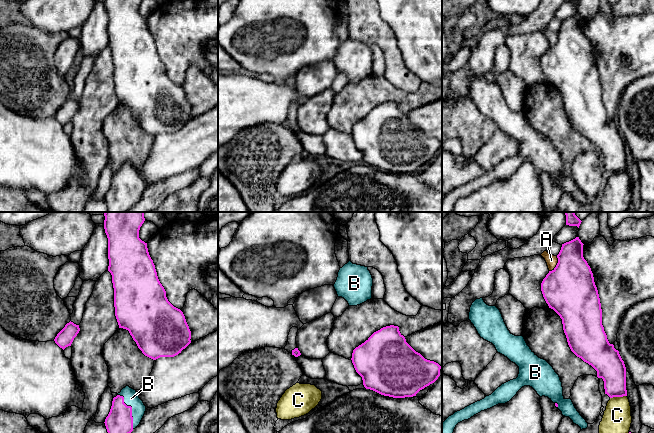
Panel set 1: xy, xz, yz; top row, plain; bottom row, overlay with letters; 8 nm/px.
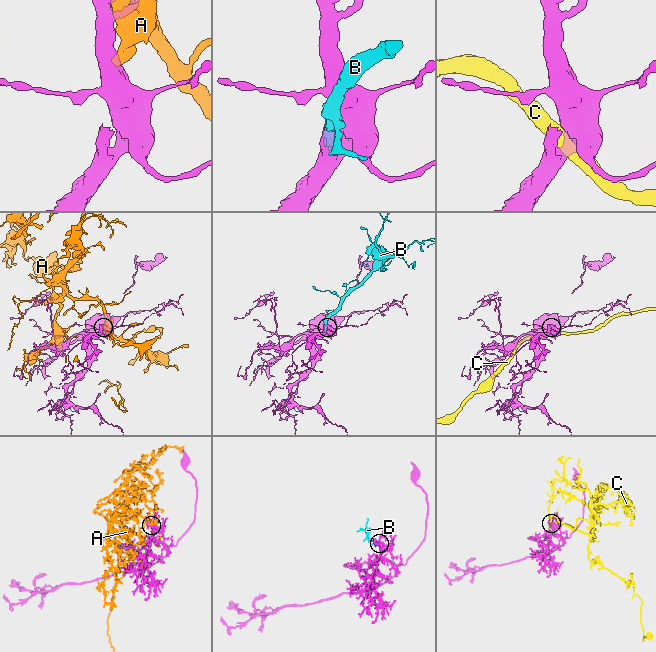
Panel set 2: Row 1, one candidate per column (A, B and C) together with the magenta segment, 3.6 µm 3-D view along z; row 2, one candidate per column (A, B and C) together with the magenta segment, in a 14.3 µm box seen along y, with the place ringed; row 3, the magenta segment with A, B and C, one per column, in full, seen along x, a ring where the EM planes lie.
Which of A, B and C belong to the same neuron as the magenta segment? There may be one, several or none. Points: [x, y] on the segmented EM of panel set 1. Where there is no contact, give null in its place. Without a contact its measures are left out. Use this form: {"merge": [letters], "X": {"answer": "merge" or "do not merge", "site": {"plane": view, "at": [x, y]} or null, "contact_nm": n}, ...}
{"merge": ["B"], "A": {"answer": "do not merge", "site": {"plane": "yz", "at": [557, 264]}, "contact_nm": 140}, "B": {"answer": "merge", "site": {"plane": "xy", "at": [131, 409]}, "contact_nm": 300}, "C": {"answer": "do not merge", "site": {"plane": "yz", "at": [618, 396]}, "contact_nm": 140}}

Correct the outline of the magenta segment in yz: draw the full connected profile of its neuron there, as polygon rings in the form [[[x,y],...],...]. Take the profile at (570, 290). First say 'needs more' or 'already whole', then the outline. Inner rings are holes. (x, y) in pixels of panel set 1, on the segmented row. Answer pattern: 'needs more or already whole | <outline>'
already whole | [[[575,239],[562,244],[556,267],[541,283],[541,291],[549,308],[562,319],[563,330],[571,351],[597,371],[610,398],[627,396],[626,367],[619,351],[610,344],[602,325],[602,309],[593,273],[583,257],[583,243]]]

